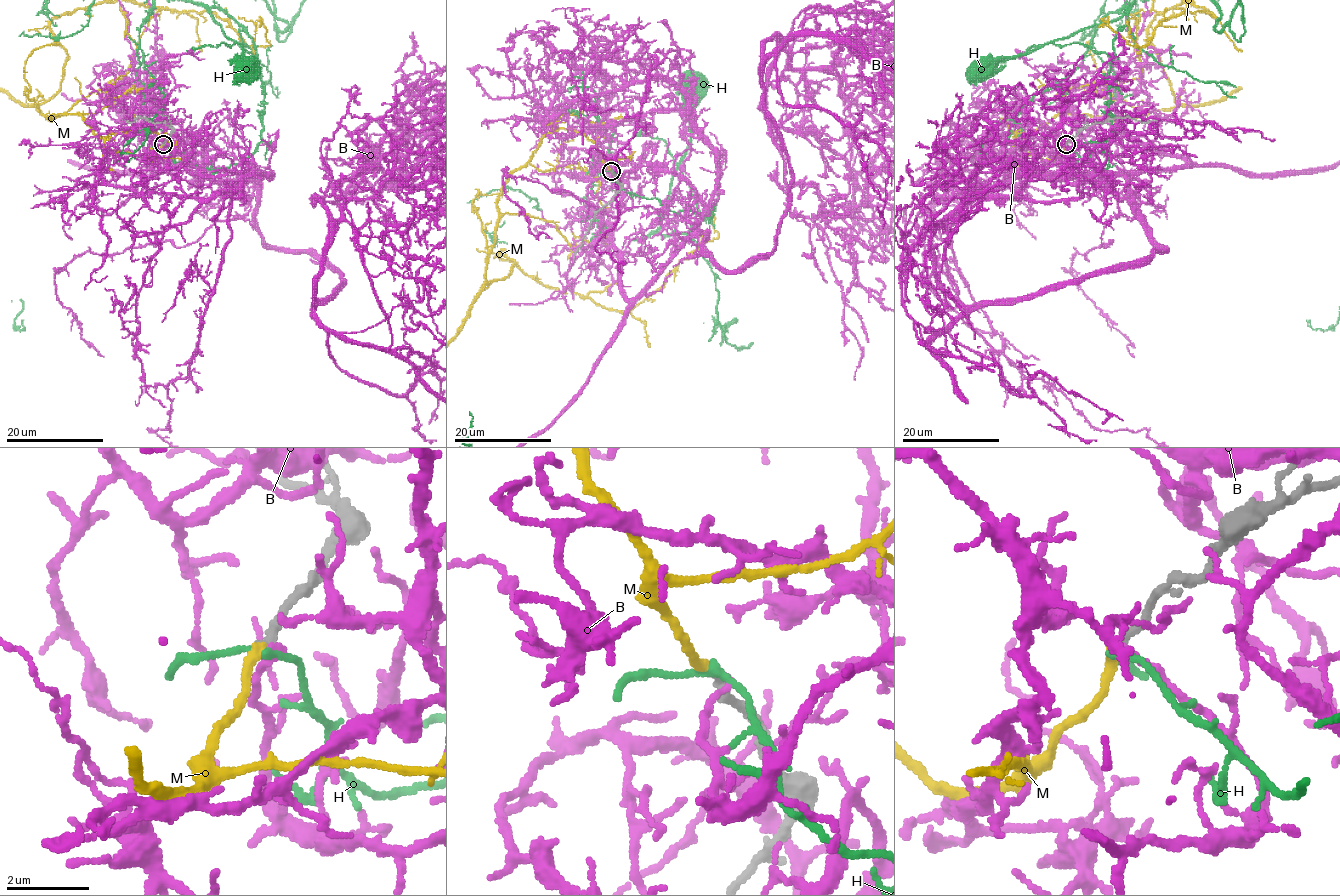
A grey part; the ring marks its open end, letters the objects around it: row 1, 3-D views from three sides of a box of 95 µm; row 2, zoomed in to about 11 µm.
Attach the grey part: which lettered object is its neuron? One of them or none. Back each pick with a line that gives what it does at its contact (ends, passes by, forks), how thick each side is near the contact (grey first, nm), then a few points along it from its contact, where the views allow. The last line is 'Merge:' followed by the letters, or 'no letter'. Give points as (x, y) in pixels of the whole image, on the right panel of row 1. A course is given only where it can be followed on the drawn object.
M: it ends; calibres 240 and 240 nm
Merge: M

